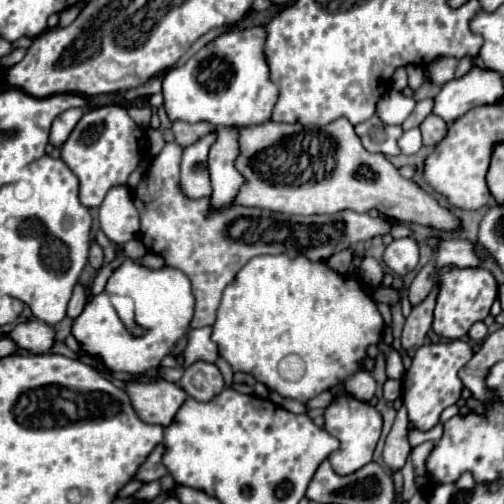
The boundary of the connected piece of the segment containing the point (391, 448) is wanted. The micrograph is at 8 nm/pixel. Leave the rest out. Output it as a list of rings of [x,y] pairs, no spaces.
[[[400,410],[396,416],[396,422],[386,438],[386,446],[384,446],[384,464],[396,472],[402,470],[402,466],[406,464],[406,458],[410,454],[412,446],[408,444],[408,420],[406,420],[406,412]]]

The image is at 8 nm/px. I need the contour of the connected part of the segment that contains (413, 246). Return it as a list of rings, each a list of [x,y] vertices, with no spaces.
[[[398,238],[386,246],[384,264],[398,276],[406,276],[418,264],[418,244],[412,238]]]

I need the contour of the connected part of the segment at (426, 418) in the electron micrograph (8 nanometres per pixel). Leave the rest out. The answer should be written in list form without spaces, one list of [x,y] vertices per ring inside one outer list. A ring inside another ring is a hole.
[[[464,340],[426,344],[416,350],[412,356],[412,366],[404,376],[404,392],[402,400],[408,410],[408,420],[422,432],[432,430],[440,422],[440,414],[444,408],[454,406],[462,396],[462,380],[458,378],[458,370],[474,356],[472,346]]]

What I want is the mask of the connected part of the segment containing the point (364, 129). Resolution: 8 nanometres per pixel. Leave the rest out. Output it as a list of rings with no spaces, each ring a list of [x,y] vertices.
[[[378,116],[356,126],[356,134],[368,152],[380,152],[384,156],[398,156],[398,138],[402,136],[402,126],[388,126]]]

